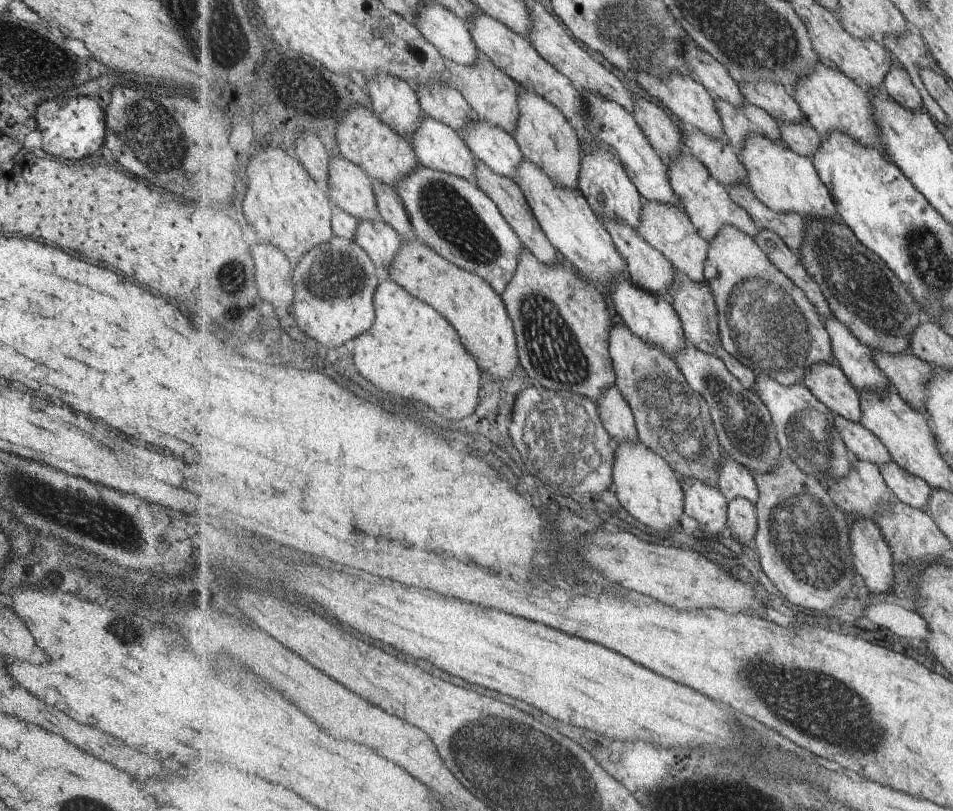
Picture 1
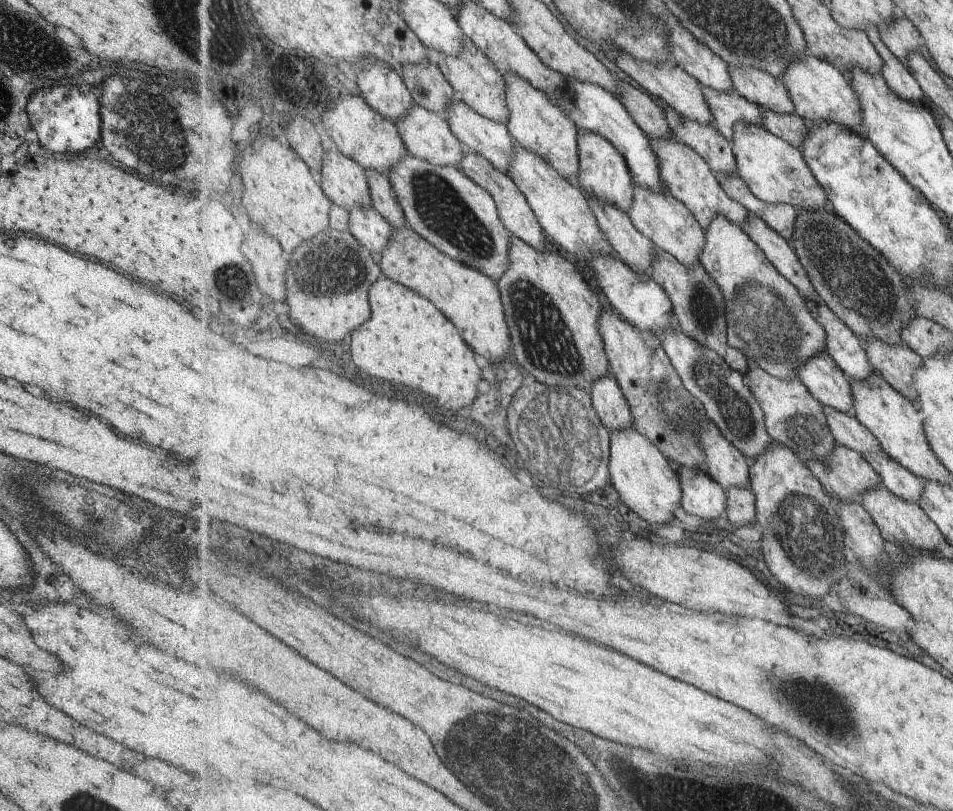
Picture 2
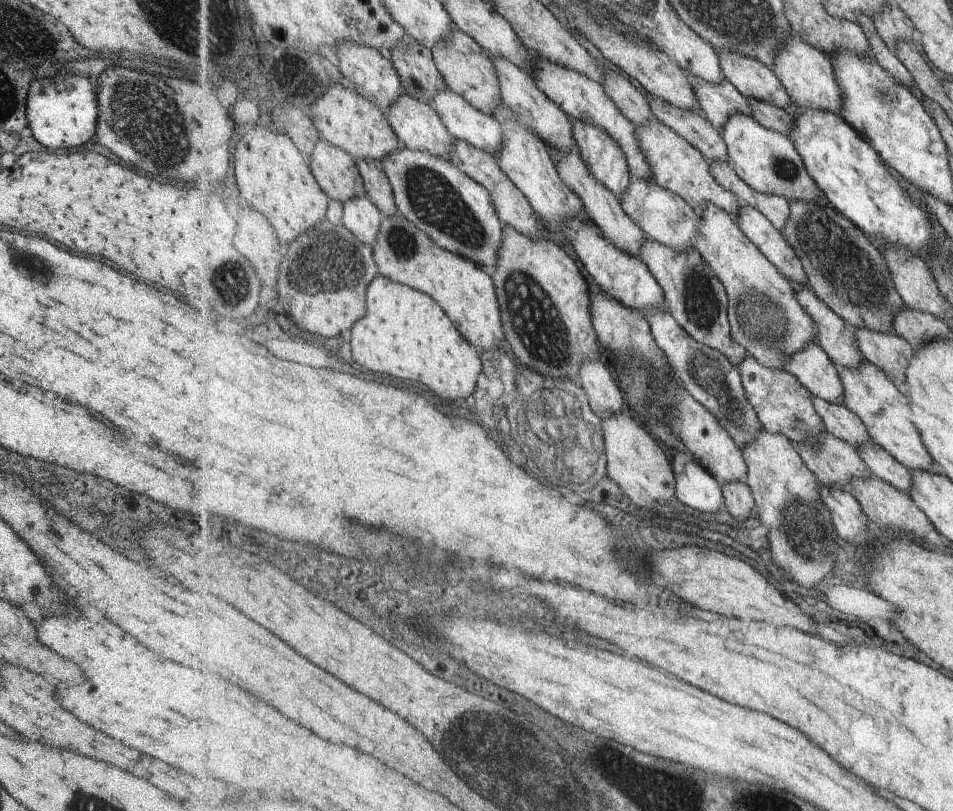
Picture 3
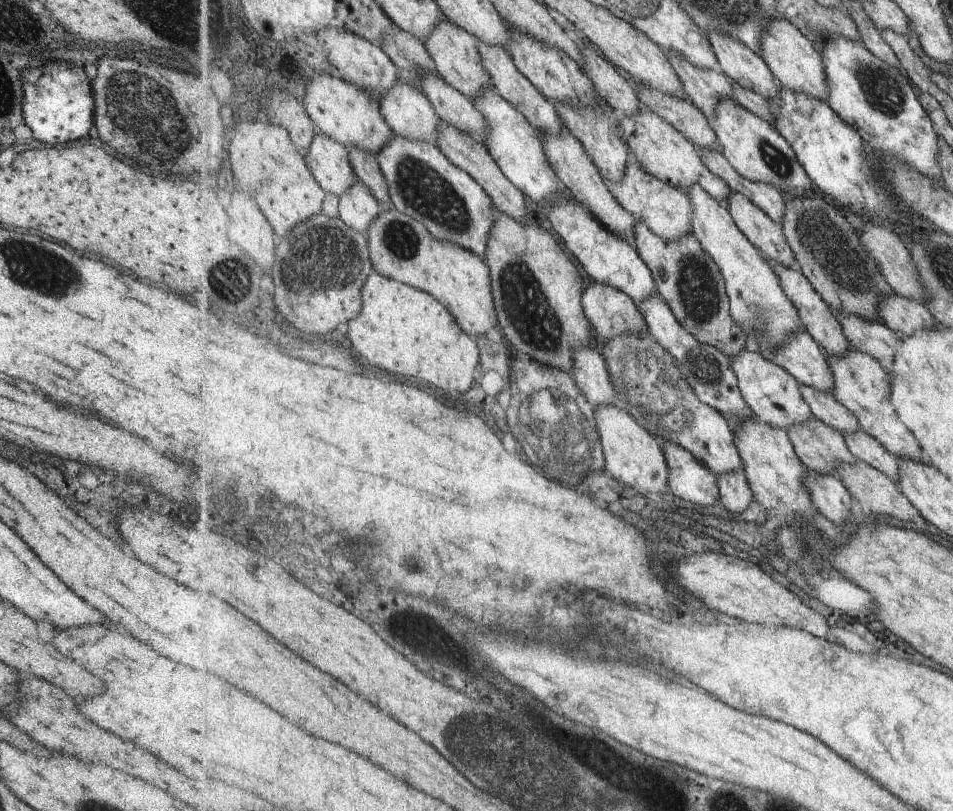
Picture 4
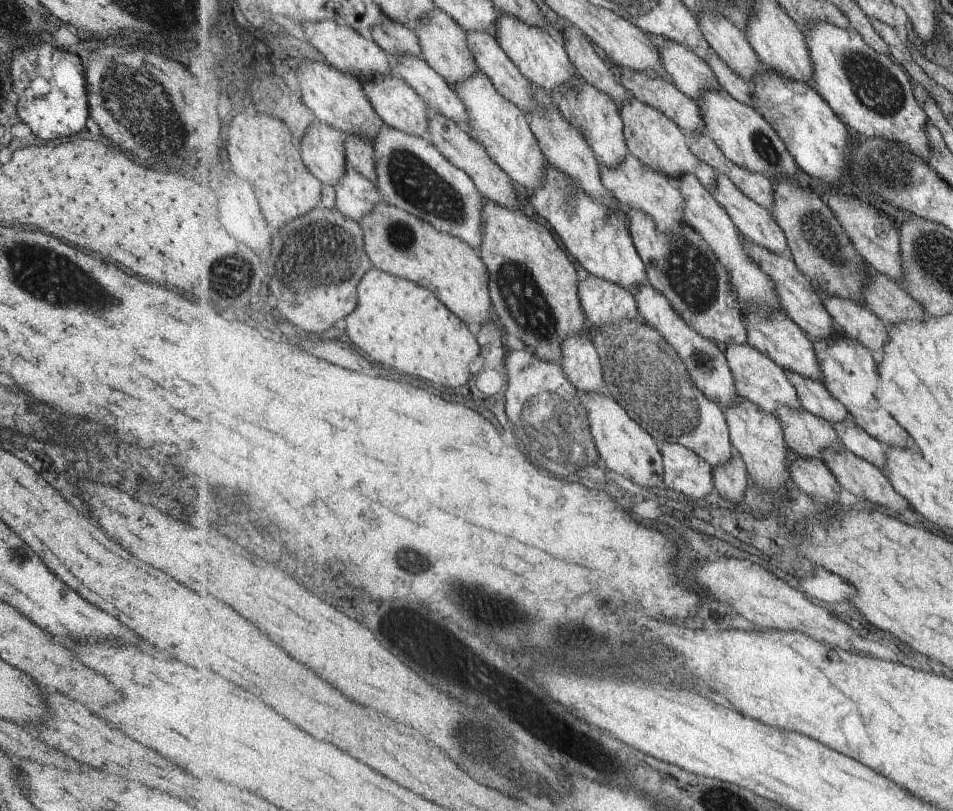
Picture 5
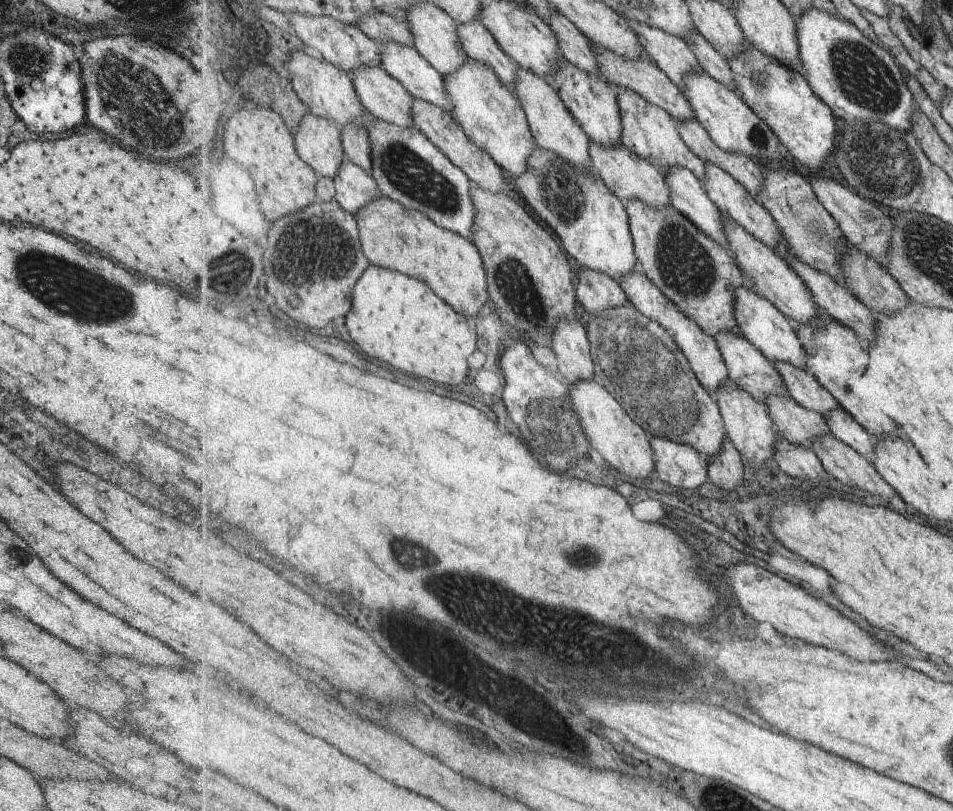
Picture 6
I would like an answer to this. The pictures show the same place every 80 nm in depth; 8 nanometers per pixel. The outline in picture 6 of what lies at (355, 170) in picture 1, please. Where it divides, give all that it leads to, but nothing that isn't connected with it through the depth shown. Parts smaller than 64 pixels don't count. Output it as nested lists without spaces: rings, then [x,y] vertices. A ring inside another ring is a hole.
[[[307,113],[294,132],[299,156],[323,176],[333,178],[345,160],[342,129],[330,118]]]

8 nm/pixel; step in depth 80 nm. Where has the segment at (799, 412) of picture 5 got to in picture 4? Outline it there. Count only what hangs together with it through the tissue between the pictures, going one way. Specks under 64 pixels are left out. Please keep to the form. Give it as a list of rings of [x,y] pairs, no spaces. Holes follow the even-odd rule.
[[[817,418],[788,430],[796,453],[809,468],[826,475],[836,475],[843,463],[856,463],[856,456],[849,450],[843,432]]]

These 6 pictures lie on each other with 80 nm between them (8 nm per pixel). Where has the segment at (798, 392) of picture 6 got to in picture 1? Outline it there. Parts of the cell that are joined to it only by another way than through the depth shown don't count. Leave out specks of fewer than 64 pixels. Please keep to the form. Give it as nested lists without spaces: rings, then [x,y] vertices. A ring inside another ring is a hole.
[[[835,413],[835,426],[855,456],[879,466],[893,461],[890,450],[881,439],[859,421]]]

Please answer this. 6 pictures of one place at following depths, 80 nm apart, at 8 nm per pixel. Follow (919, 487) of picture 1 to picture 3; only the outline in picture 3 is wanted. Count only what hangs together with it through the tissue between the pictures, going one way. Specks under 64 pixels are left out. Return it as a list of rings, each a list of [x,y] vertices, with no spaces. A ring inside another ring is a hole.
[[[874,440],[860,444],[856,451],[868,464],[868,467],[879,478],[886,480],[890,485],[910,494],[912,486],[912,472],[901,464],[883,446]]]

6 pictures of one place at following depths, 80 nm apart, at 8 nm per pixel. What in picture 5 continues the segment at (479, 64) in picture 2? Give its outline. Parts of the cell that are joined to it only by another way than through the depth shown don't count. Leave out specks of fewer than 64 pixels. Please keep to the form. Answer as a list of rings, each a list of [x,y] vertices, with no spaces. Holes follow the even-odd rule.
[[[435,7],[416,26],[423,58],[454,88],[458,82],[474,75],[478,68],[476,57],[468,45],[468,32],[450,14]]]

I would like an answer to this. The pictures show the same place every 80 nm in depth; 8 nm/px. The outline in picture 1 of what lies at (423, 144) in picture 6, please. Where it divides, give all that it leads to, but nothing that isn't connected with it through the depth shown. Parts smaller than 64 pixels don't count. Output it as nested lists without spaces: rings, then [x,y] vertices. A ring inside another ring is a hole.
[[[419,165],[410,175],[405,175],[395,186],[403,199],[417,238],[427,243],[433,250],[465,270],[487,279],[499,294],[503,294],[507,283],[518,268],[520,252],[525,249],[518,234],[511,228],[499,210],[498,204],[474,181],[459,175],[438,171]]]

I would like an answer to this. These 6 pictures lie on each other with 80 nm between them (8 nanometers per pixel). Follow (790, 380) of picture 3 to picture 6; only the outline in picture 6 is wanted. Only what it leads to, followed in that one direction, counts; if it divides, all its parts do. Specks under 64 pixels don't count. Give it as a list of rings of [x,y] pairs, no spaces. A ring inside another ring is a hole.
[[[723,331],[714,337],[718,340],[719,350],[722,352],[729,370],[729,380],[735,381],[737,385],[750,392],[759,401],[766,402],[767,397],[779,393],[789,395],[782,374],[766,357],[766,354],[763,354],[763,351],[747,337],[735,331]]]

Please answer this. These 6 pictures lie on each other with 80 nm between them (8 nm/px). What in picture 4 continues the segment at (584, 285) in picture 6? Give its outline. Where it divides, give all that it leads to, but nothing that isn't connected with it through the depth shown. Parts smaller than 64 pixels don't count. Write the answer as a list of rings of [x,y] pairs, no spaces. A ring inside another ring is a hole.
[[[595,282],[583,295],[584,307],[600,342],[623,333],[649,330],[643,313],[629,293]]]

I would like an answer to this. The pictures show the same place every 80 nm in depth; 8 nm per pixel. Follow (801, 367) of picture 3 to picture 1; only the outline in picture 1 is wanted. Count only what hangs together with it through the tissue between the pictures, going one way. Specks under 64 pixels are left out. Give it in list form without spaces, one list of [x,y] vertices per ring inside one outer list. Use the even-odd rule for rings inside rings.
[[[834,360],[815,363],[805,378],[811,392],[833,413],[854,421],[862,417],[859,390]]]

